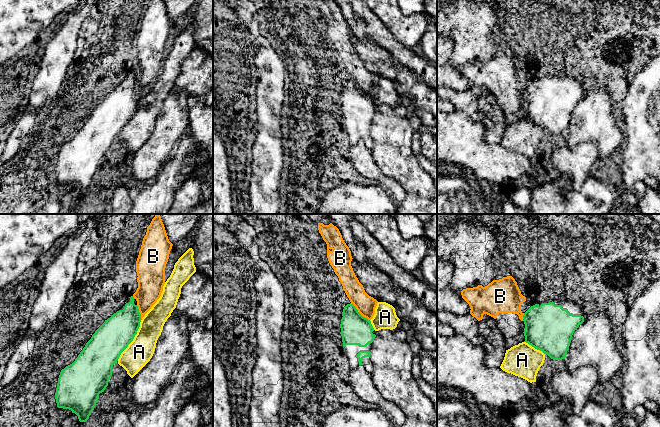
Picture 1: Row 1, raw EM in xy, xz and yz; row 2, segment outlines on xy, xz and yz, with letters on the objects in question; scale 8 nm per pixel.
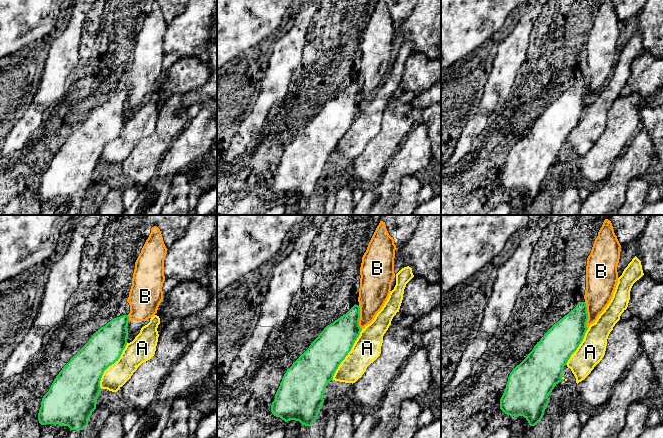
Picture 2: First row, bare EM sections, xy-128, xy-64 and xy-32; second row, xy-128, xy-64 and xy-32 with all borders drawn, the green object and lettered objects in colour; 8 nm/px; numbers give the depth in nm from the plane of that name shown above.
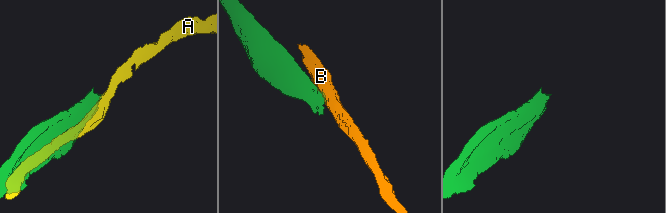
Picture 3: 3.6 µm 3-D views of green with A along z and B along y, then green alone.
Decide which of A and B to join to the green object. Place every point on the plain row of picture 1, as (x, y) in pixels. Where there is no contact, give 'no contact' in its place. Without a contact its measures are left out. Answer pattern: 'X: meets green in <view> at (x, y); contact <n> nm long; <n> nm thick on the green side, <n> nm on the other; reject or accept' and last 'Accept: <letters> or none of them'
A: meets green in xy at (132, 116); contact 400 nm long; 280 nm thick on the green side, 200 nm on the other; reject
B: meets green in xz at (358, 88); contact 220 nm long; 240 nm thick on the green side, 160 nm on the other; reject
Accept: none of them

